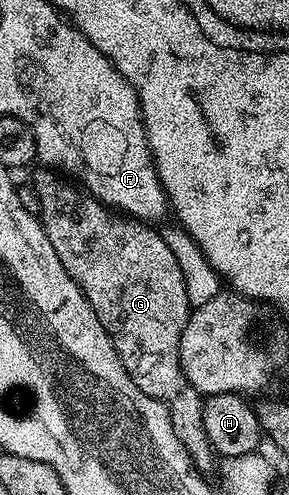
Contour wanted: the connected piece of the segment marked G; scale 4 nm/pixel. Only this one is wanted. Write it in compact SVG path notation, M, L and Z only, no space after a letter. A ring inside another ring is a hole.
M40 171L44 172L37 174L34 189L40 203L38 215L50 238L50 246L54 246L58 258L62 258L62 266L66 266L66 274L70 274L70 278L82 290L86 302L90 302L94 314L98 314L98 322L102 322L106 334L110 334L110 342L122 366L126 366L126 374L130 374L134 386L138 386L142 394L150 394L150 398L168 407L174 434L178 434L193 465L201 473L208 474L212 468L214 453L212 443L206 436L206 426L202 426L205 397L198 390L194 390L194 386L190 386L180 361L182 330L186 330L190 301L182 270L178 267L178 258L174 258L170 246L166 246L163 235L152 229L155 227L117 214L101 200L83 190L77 190L55 171Z

